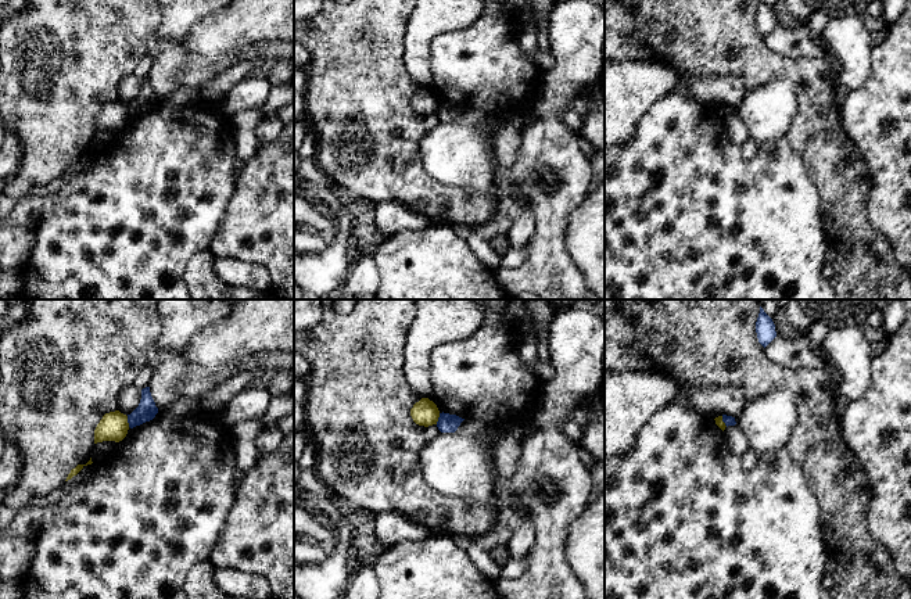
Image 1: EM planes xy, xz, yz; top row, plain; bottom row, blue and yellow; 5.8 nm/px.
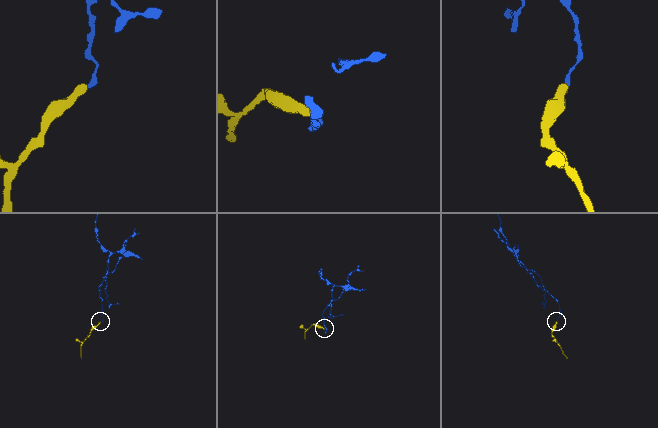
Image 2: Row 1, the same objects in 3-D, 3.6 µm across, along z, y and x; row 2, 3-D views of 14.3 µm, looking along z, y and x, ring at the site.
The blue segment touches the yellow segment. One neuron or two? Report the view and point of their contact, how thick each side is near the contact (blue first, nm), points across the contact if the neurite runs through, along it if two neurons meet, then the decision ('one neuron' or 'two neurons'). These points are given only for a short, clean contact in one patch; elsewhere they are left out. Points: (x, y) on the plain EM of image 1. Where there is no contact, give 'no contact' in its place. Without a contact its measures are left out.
xy (128, 111) | 120/170 nm | along xy (126, 106), (129, 115) | two neurons

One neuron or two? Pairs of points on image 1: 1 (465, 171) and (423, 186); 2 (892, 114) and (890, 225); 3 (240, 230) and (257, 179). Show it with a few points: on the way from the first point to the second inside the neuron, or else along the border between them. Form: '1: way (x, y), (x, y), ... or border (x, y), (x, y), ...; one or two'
1: border (419, 153), (423, 168), (433, 178), (467, 190); two
2: way (883, 136), (890, 143), (890, 196); one
3: way (253, 218), (255, 215), (257, 192); one

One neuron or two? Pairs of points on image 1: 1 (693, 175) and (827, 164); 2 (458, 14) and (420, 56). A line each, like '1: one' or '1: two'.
1: two
2: one

